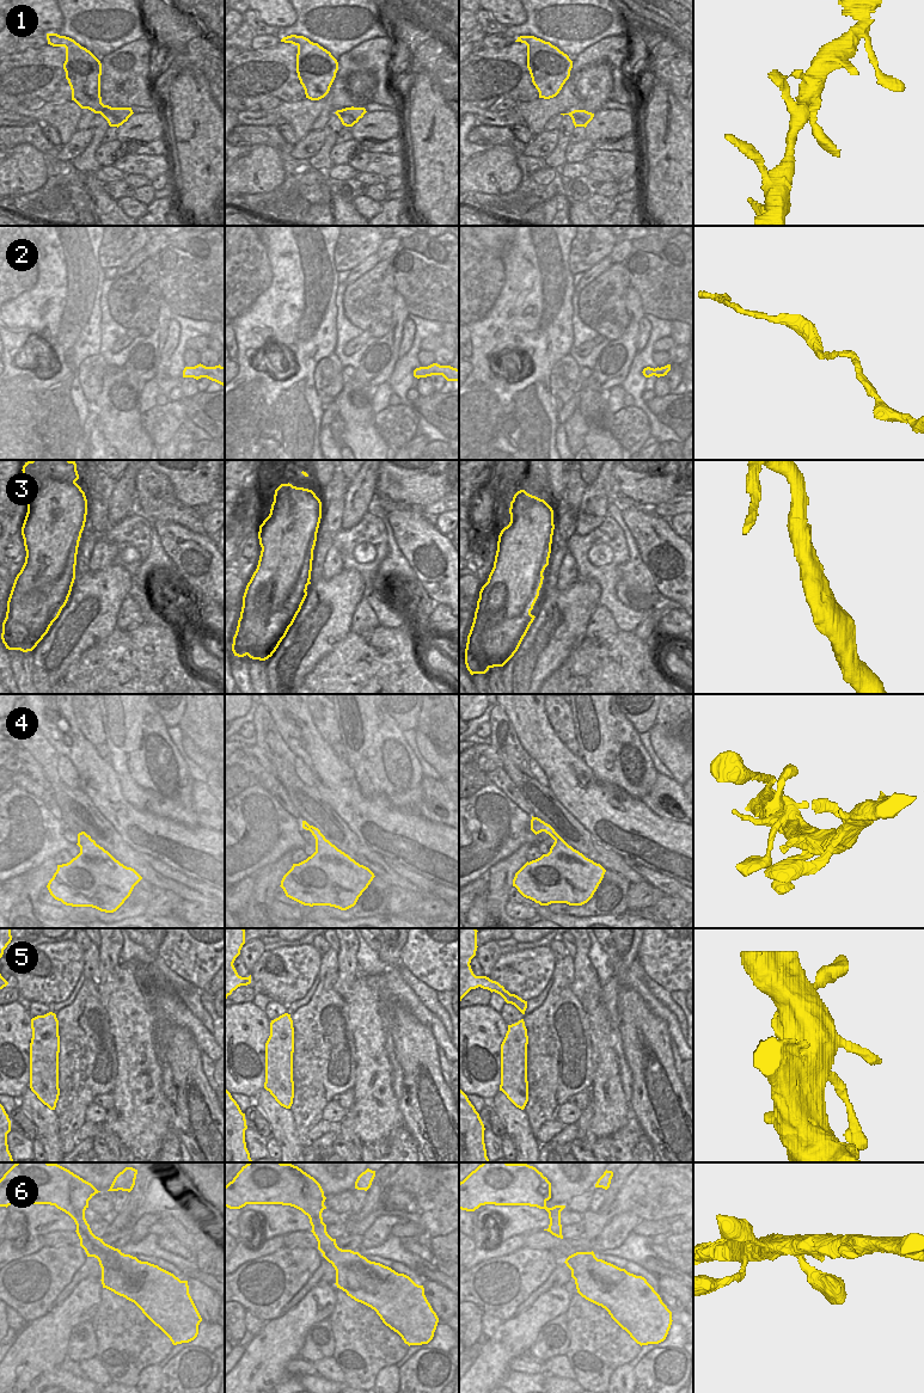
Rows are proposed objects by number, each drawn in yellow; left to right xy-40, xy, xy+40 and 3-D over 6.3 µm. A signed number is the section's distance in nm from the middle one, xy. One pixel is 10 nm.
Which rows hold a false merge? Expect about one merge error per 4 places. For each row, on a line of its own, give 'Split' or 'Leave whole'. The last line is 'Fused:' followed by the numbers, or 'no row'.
1: Leave whole
2: Leave whole
3: Leave whole
4: Split
5: Leave whole
6: Leave whole
Fused: 4.

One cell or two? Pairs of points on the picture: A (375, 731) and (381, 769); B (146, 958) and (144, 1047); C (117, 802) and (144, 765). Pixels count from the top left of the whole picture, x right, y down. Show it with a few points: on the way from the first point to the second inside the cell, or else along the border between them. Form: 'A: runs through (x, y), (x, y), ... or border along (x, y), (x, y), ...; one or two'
A: runs through (375, 741), (380, 760); one
B: border along (122, 961), (141, 961), (150, 965); two
C: border along (112, 768), (121, 793), (134, 807), (145, 811); two

